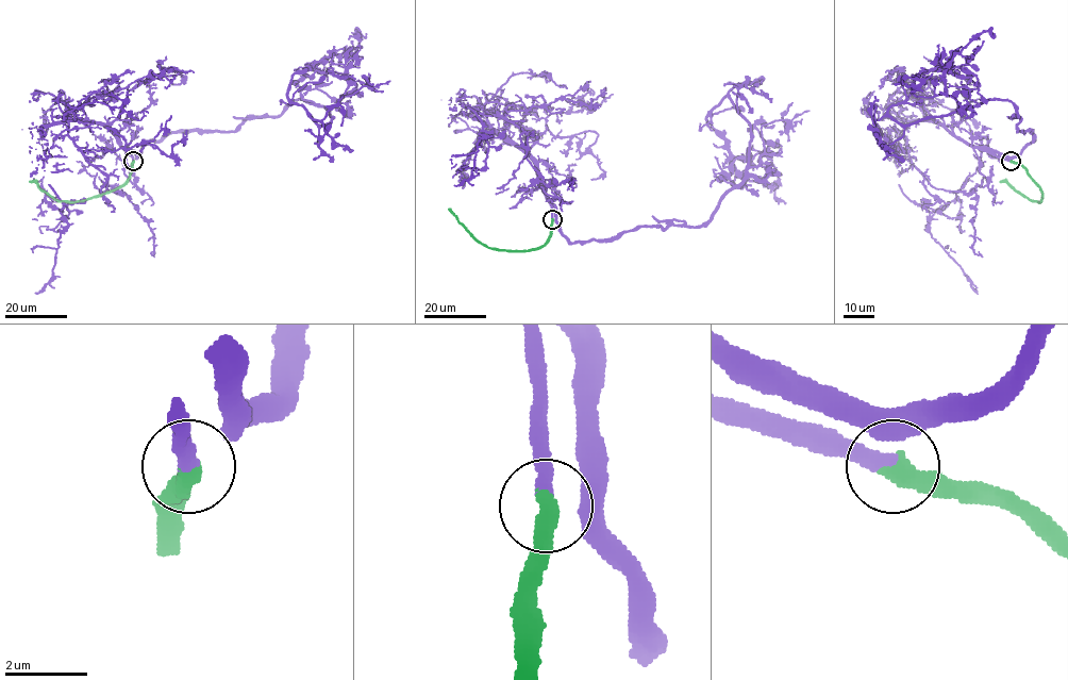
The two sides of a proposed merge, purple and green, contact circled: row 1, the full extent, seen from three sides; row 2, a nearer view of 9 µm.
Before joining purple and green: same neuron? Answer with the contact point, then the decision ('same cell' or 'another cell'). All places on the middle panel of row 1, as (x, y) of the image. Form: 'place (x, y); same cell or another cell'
place (552, 219); same cell

